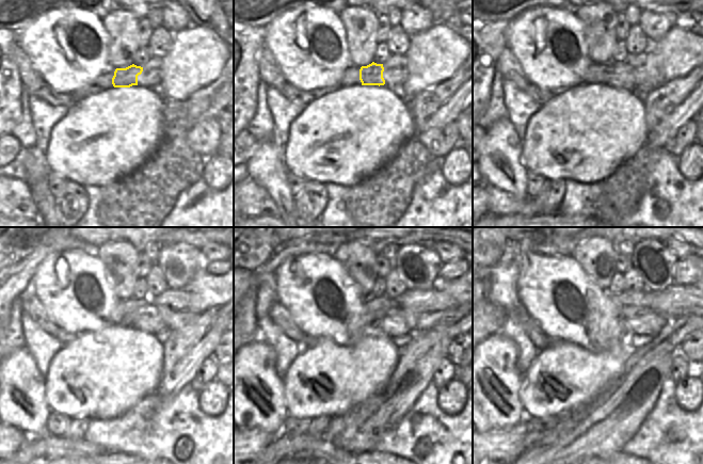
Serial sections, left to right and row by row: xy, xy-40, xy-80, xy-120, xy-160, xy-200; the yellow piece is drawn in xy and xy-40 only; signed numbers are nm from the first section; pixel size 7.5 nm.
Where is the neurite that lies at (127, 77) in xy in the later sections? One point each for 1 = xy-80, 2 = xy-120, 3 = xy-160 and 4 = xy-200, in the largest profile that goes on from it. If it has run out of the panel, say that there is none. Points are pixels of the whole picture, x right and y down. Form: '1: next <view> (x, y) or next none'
1: next xy-80 (621, 76)
2: next xy-120 (147, 319)
3: next xy-160 (396, 322)
4: next xy-200 (645, 321)

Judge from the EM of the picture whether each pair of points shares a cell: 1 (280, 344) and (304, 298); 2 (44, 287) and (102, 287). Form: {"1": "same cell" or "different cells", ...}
{"1": "different cells", "2": "same cell"}

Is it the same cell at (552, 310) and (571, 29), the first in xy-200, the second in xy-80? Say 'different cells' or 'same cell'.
same cell

